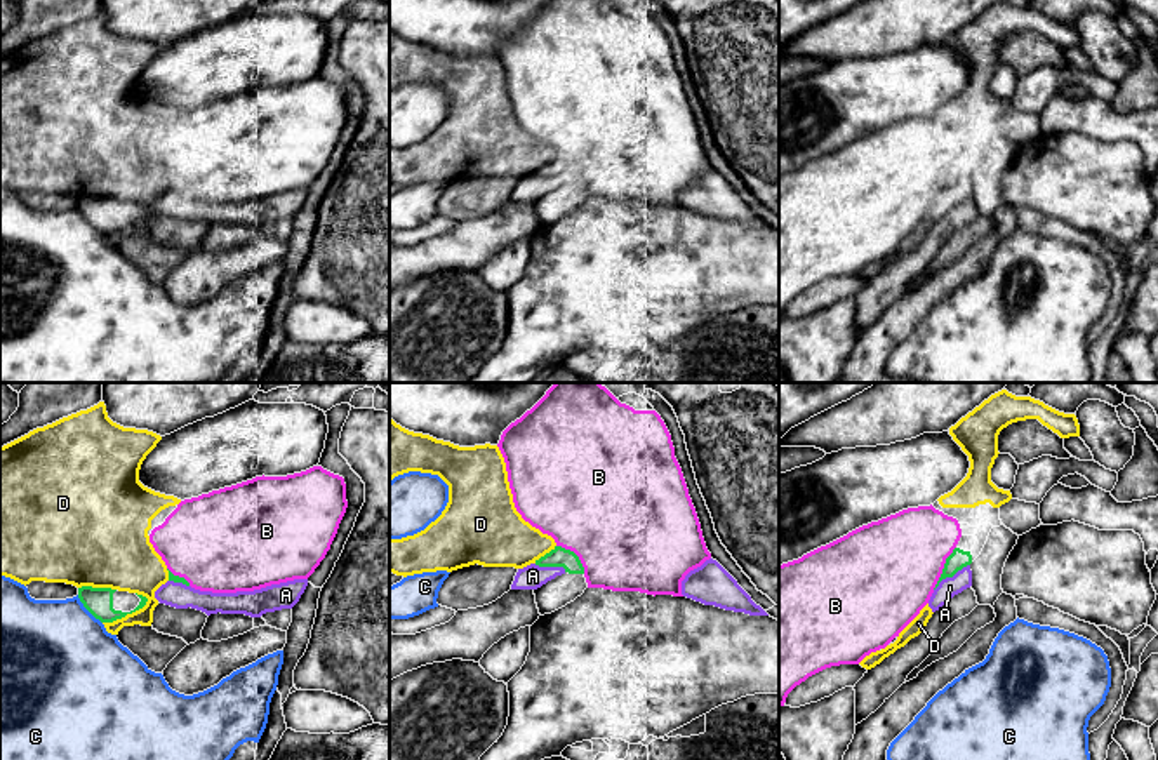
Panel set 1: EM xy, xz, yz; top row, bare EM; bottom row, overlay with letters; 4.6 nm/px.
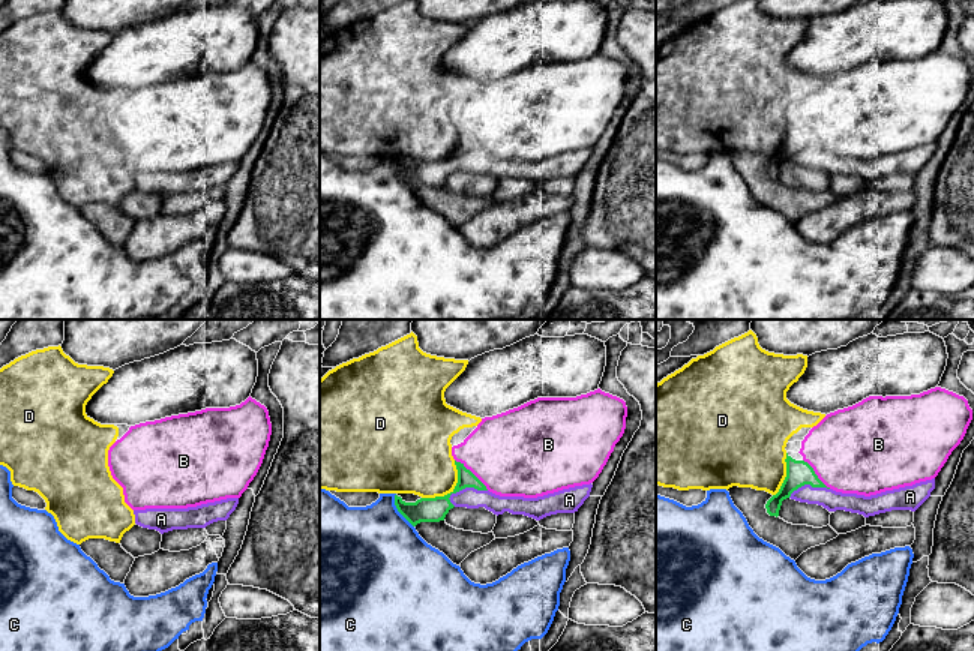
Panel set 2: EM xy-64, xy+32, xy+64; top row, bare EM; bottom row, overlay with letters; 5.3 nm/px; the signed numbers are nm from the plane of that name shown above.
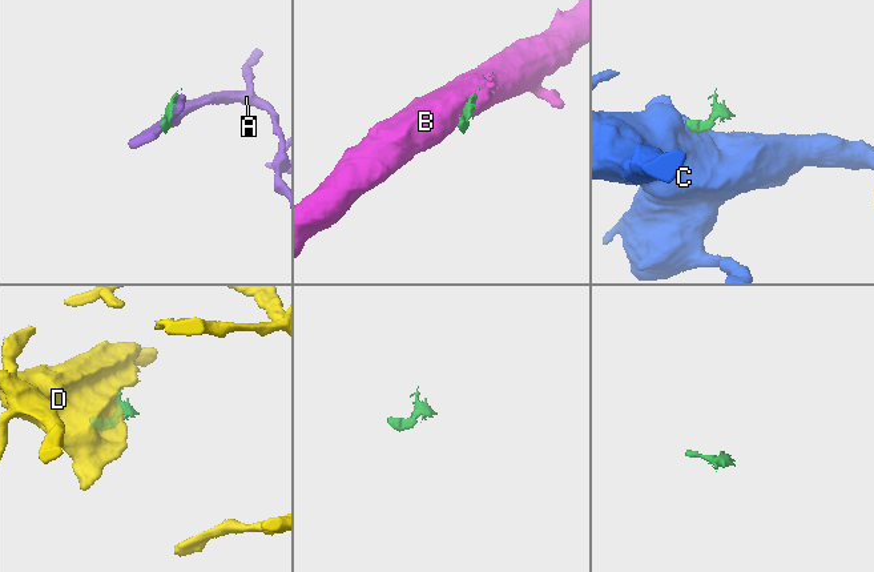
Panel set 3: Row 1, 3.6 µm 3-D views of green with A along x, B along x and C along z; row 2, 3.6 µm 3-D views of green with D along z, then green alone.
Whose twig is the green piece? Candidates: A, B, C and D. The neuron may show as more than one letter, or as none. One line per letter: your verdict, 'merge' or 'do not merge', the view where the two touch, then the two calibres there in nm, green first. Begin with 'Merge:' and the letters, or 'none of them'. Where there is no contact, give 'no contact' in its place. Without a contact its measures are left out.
Merge: A
A: merge; contact in yz; calibres 90 and 90 nm
B: do not merge; contact in yz; calibres 90 and 440 nm
C: do not merge; contact in xy; calibres 130 and 480 nm
D: do not merge; contact in xy; calibres 130 and 280 nm

